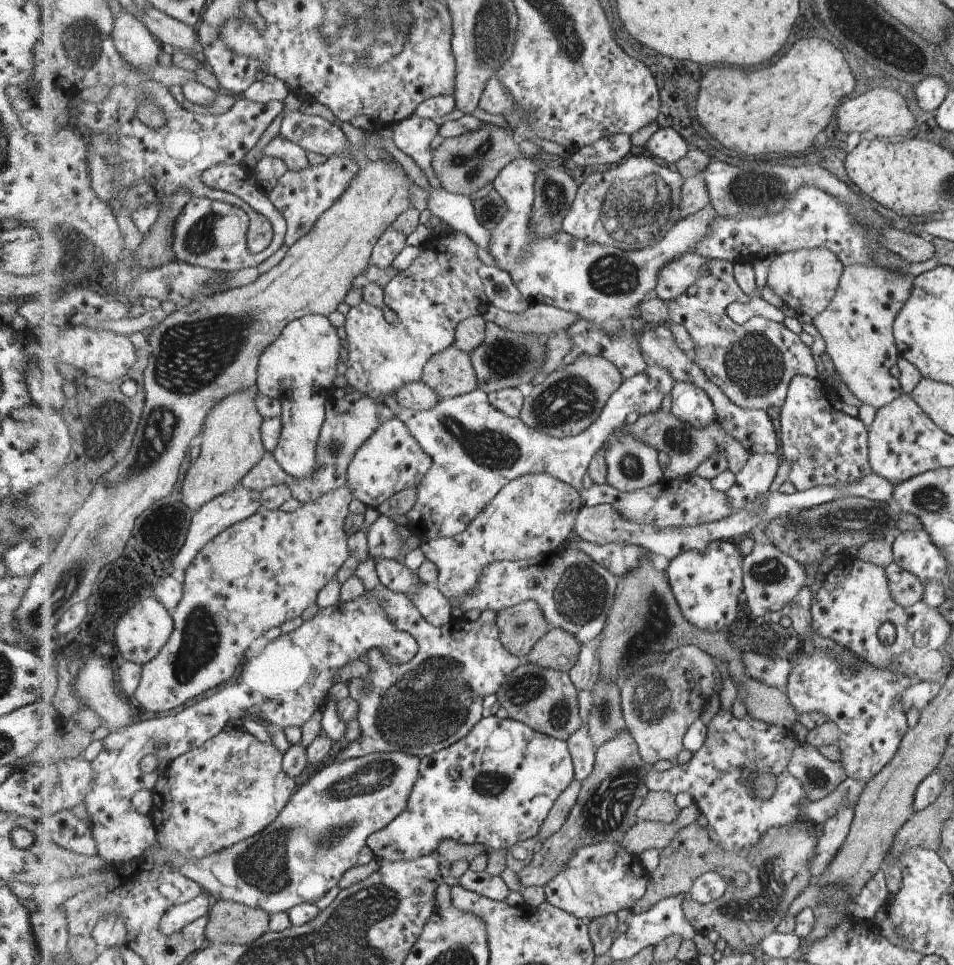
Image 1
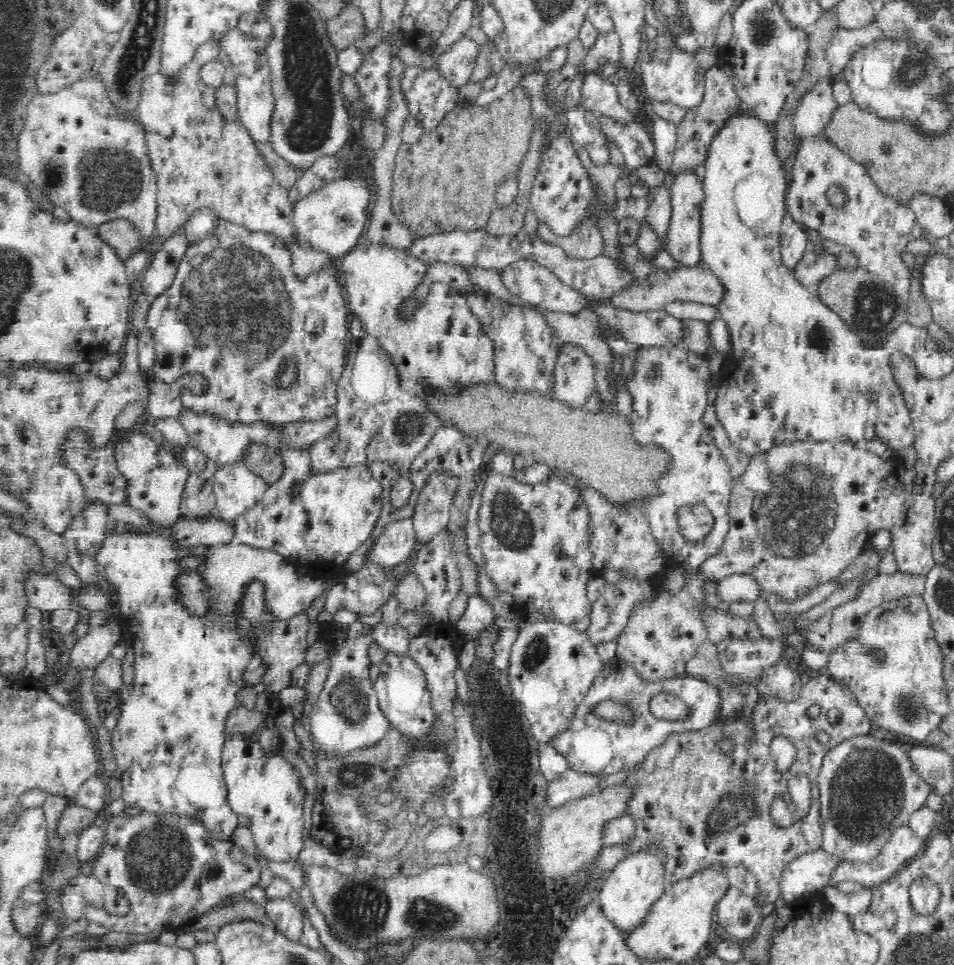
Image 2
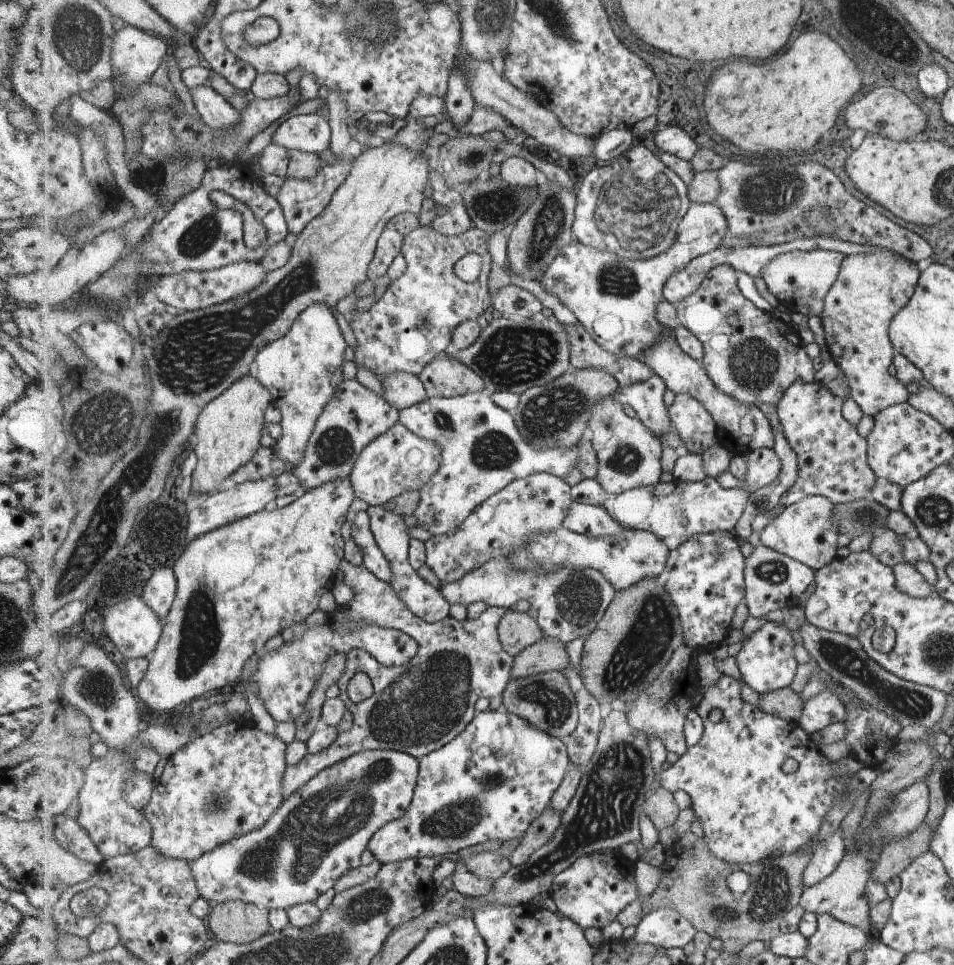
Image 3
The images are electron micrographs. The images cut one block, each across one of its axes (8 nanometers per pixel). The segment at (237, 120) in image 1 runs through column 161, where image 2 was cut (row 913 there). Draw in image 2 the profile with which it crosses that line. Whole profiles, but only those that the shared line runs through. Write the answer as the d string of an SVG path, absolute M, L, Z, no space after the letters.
M124 810L117 815L109 816L105 823L105 841L98 856L94 858L92 874L102 882L121 889L131 903L131 910L124 918L110 915L104 910L86 908L82 918L95 922L108 931L129 934L148 934L163 931L180 933L197 919L208 913L221 900L234 892L250 890L260 882L260 865L258 860L244 853L236 843L216 839L205 828L203 822L185 813L142 811L137 816L127 815Z

